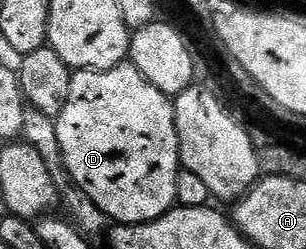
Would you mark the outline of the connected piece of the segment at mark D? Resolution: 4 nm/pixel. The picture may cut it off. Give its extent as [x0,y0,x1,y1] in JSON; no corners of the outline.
[55,61,181,225]

